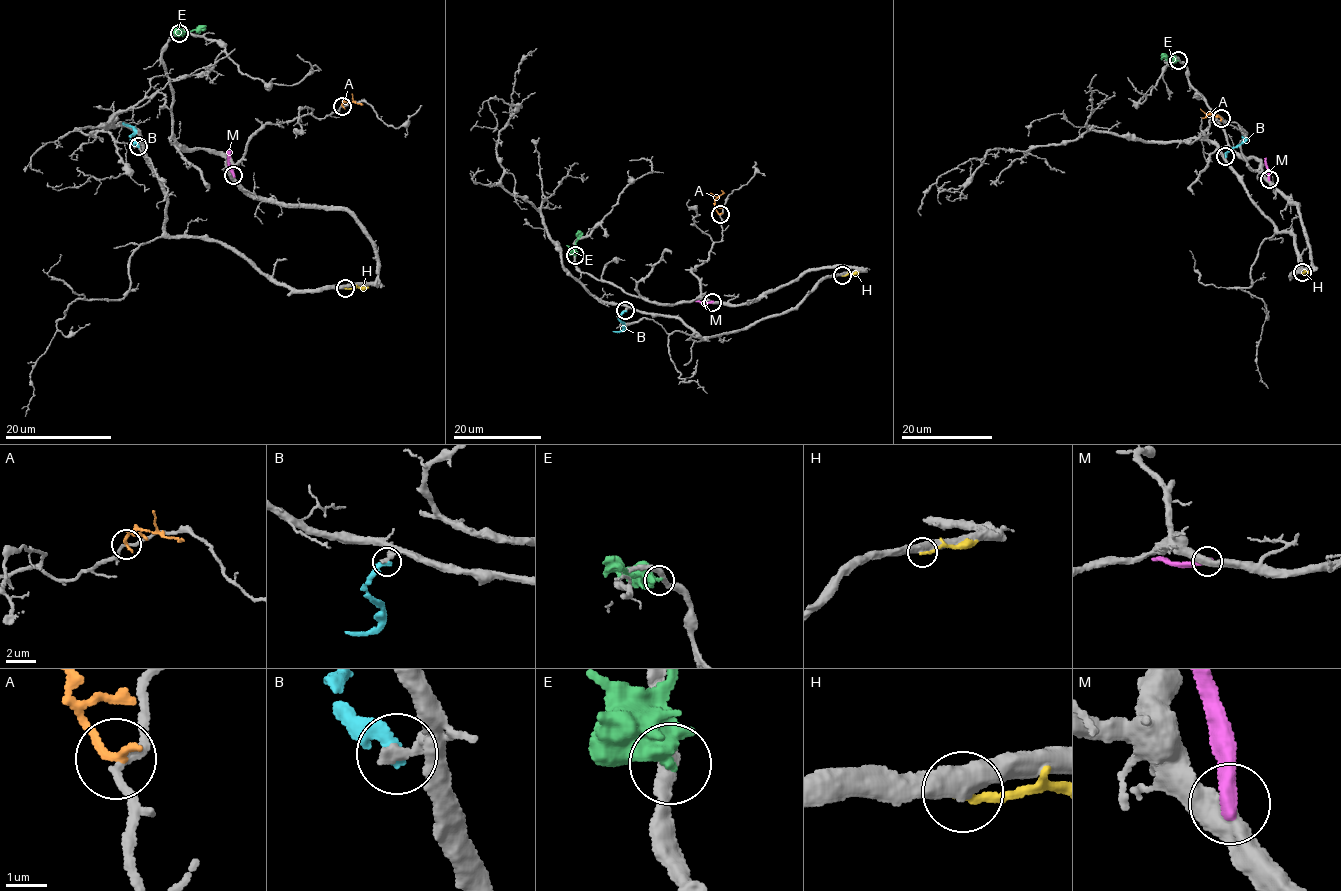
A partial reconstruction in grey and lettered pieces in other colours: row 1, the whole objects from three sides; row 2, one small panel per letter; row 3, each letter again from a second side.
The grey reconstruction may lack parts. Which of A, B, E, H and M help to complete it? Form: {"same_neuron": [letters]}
{"same_neuron": []}

